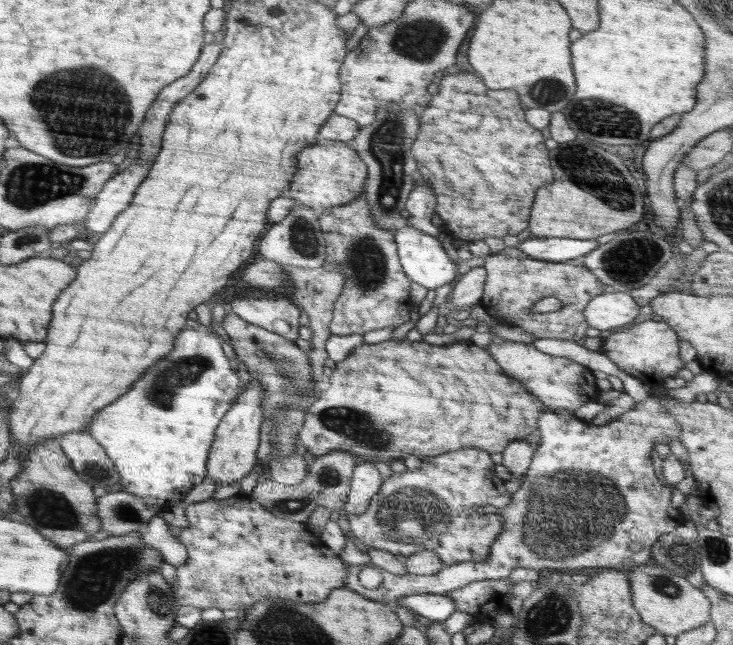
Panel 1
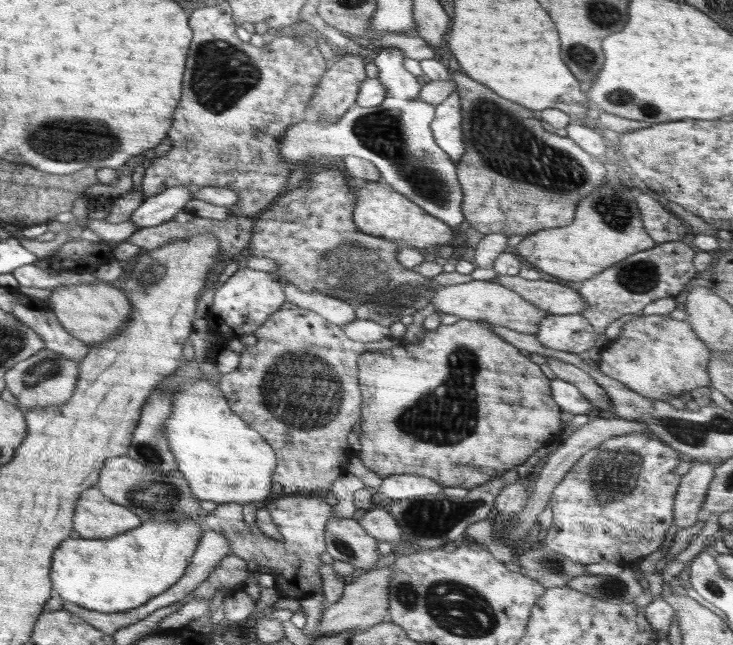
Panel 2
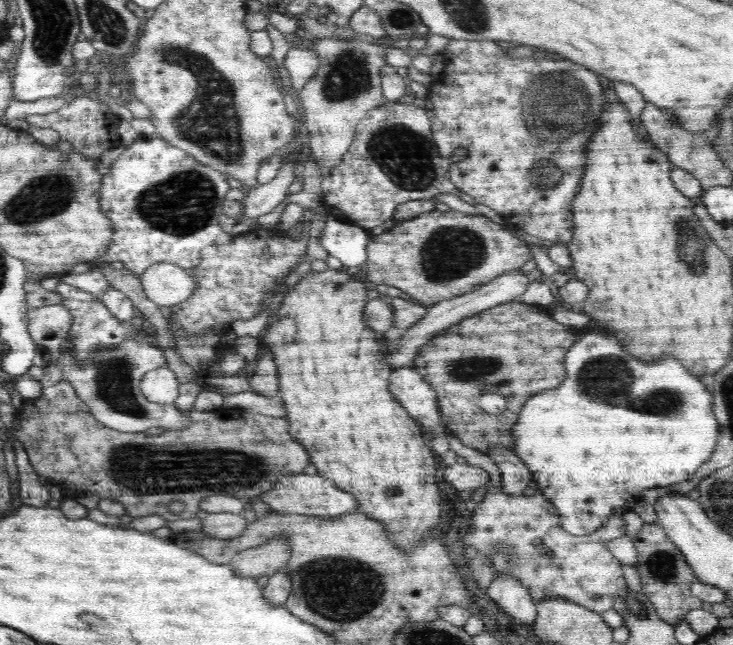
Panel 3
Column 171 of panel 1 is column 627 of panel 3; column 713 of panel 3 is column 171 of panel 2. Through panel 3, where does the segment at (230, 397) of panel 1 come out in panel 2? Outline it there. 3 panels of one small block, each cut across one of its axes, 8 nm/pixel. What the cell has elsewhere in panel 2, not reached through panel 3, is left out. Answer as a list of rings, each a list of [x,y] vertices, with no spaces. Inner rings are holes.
[[[202,371],[196,381],[180,383],[174,391],[172,411],[164,421],[164,436],[193,498],[242,506],[267,500],[277,463],[274,449],[255,428],[230,410],[224,393]]]

